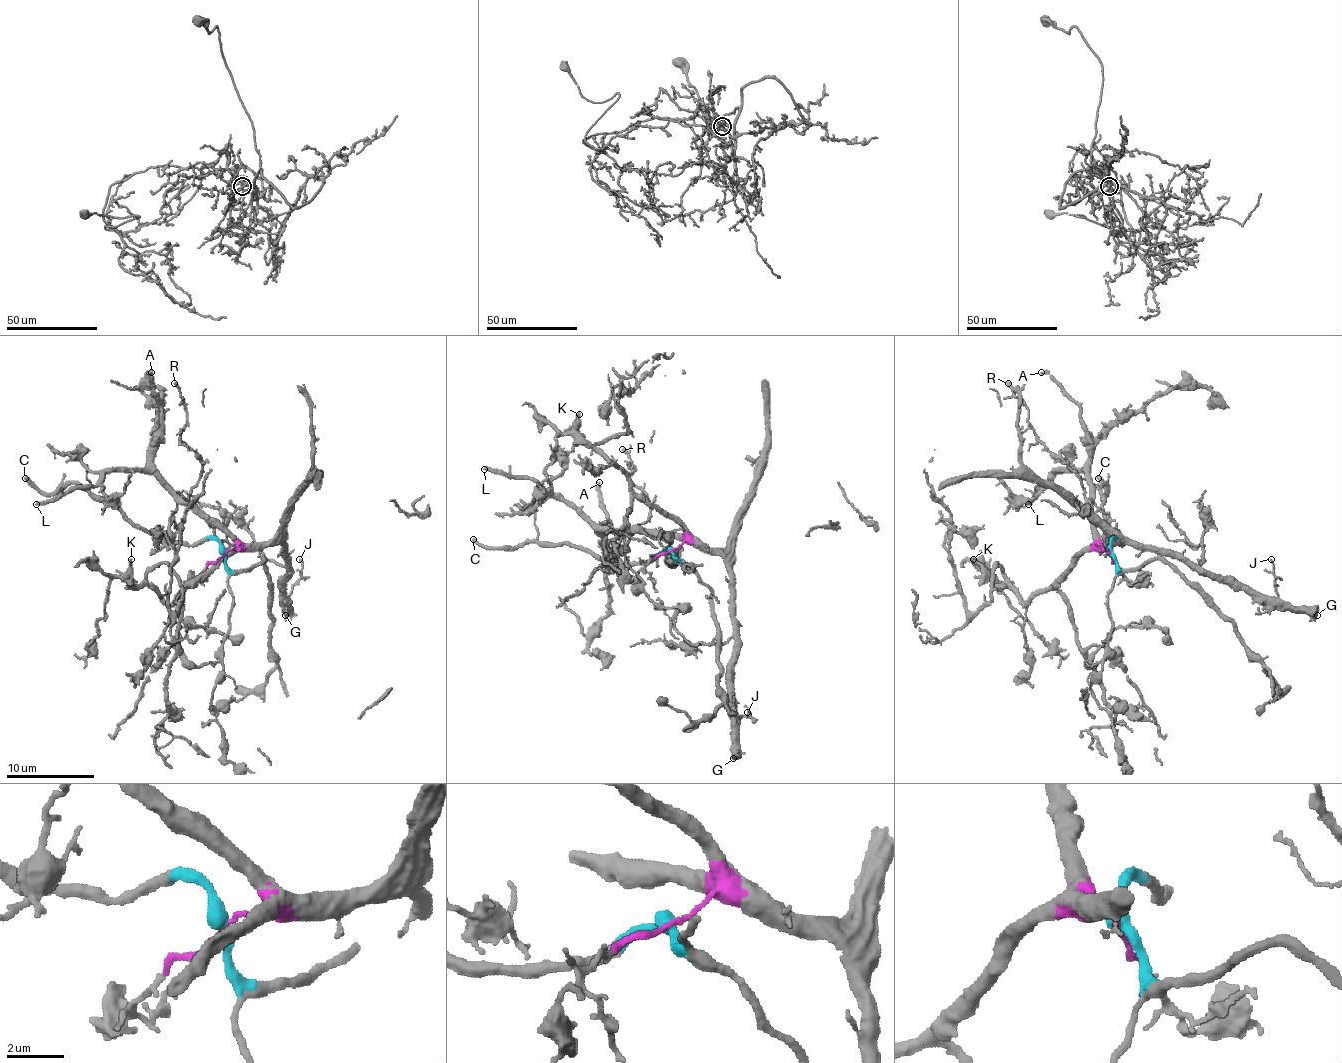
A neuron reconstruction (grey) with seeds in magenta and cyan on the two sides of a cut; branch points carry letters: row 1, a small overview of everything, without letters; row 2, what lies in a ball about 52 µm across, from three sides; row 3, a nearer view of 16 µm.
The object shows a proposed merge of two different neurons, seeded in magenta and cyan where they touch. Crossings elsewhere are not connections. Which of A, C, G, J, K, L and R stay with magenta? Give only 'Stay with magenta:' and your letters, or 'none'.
Stay with magenta: A, G, J, K, L, R

